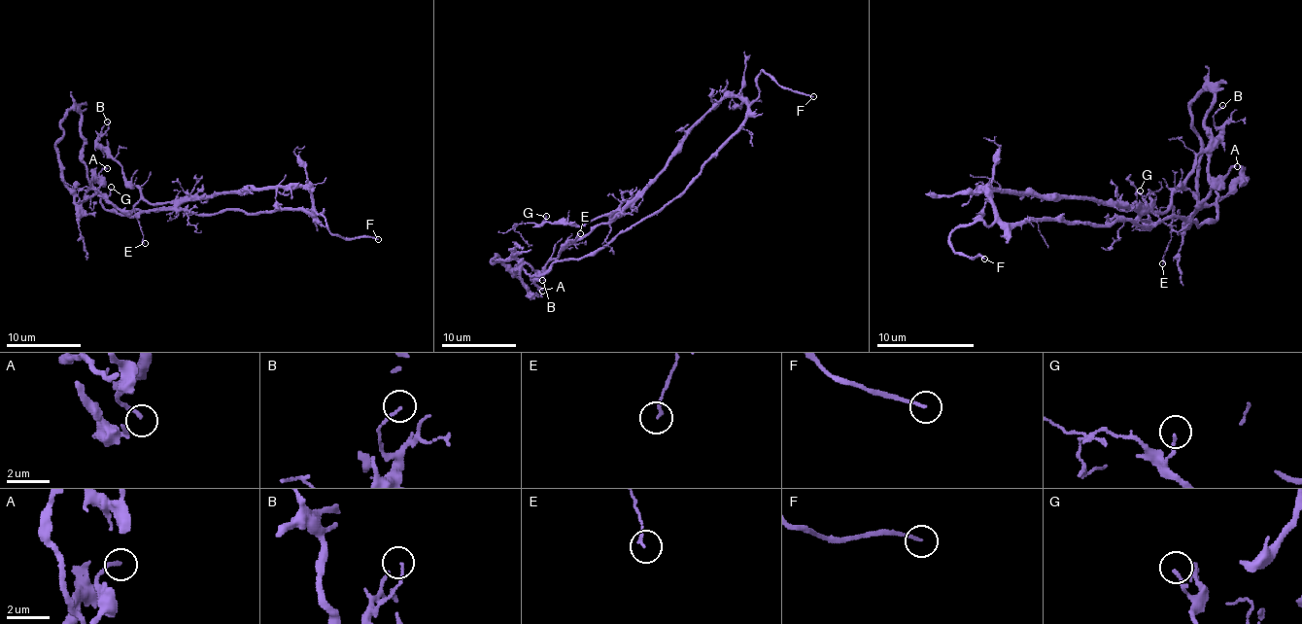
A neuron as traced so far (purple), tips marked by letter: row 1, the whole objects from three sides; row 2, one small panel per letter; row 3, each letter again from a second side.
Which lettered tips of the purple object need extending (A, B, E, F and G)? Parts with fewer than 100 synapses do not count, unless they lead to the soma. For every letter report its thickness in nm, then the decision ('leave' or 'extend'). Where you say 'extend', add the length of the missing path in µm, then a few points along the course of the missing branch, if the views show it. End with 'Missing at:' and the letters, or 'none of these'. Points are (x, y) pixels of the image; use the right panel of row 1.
A: 180 nm | leave
B: 110 nm | leave
E: 120 nm | leave
F: 150 nm | extend | 30 µm | (984, 259), (1009, 268), (1062, 266), (1077, 281), (1077, 315), (1081, 341), (1081, 334)
G: 130 nm | leave
Missing at: F

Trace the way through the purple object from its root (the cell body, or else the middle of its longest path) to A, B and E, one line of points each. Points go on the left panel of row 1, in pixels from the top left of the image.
A: (249, 213), (109, 211), (88, 180), (81, 115), (72, 109), (56, 161), (77, 204), (107, 168)
B: (249, 213), (310, 211), (312, 194), (305, 187), (255, 187), (152, 204), (98, 142), (107, 121)
E: (249, 213), (310, 211), (312, 194), (305, 187), (255, 187), (172, 202), (141, 200), (133, 211), (145, 243)

